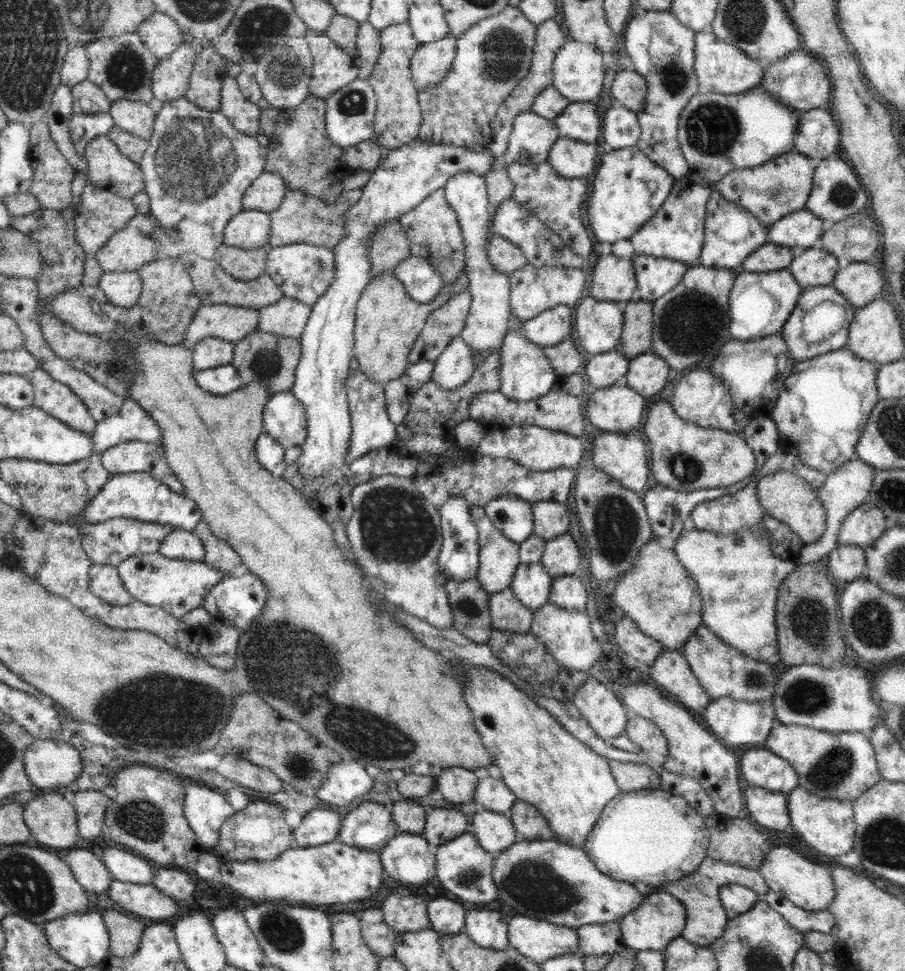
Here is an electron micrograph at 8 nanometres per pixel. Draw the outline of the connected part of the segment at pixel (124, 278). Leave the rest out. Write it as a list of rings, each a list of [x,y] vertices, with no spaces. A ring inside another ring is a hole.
[[[136,271],[103,272],[97,286],[111,304],[124,309],[137,306],[142,293],[142,279]]]

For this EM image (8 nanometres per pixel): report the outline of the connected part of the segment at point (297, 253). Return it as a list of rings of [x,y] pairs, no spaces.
[[[306,243],[287,244],[271,247],[266,258],[265,272],[278,284],[284,297],[298,300],[310,308],[331,288],[330,284],[336,278],[334,248]]]

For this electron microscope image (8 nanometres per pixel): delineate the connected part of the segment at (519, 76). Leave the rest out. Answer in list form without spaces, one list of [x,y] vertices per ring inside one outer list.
[[[506,5],[498,14],[489,16],[488,18],[478,21],[476,24],[464,31],[460,36],[456,38],[457,53],[452,62],[452,68],[450,72],[444,76],[444,80],[437,84],[437,86],[426,88],[424,91],[418,91],[417,97],[421,108],[421,125],[419,130],[419,136],[417,137],[420,141],[426,141],[426,143],[436,143],[443,145],[456,145],[464,147],[470,151],[482,151],[490,142],[490,136],[492,136],[492,127],[490,122],[496,118],[496,112],[500,104],[506,100],[516,88],[517,84],[522,80],[530,71],[530,65],[532,64],[533,48],[536,38],[537,26],[528,20],[528,17],[524,16],[524,13],[517,6]]]

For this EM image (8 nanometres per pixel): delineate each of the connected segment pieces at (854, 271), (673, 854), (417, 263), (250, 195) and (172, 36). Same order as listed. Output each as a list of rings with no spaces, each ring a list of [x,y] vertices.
[[[852,262],[838,269],[831,286],[857,309],[880,297],[884,280],[878,263]]]
[[[651,789],[634,792],[620,791],[618,795],[600,813],[594,828],[588,833],[588,837],[582,846],[582,850],[590,857],[600,872],[611,876],[613,879],[634,884],[638,881],[646,882],[650,886],[660,886],[670,881],[666,876],[666,870],[678,869],[684,864],[696,848],[696,832],[692,824],[670,804],[666,798],[660,798],[652,794]]]
[[[410,255],[392,270],[404,285],[406,293],[418,303],[428,304],[444,287],[442,275],[426,259]]]
[[[264,171],[244,191],[243,208],[271,213],[280,206],[287,191],[284,179],[278,173]]]
[[[158,11],[140,23],[137,33],[152,55],[159,60],[176,52],[176,48],[184,42],[177,22]]]

